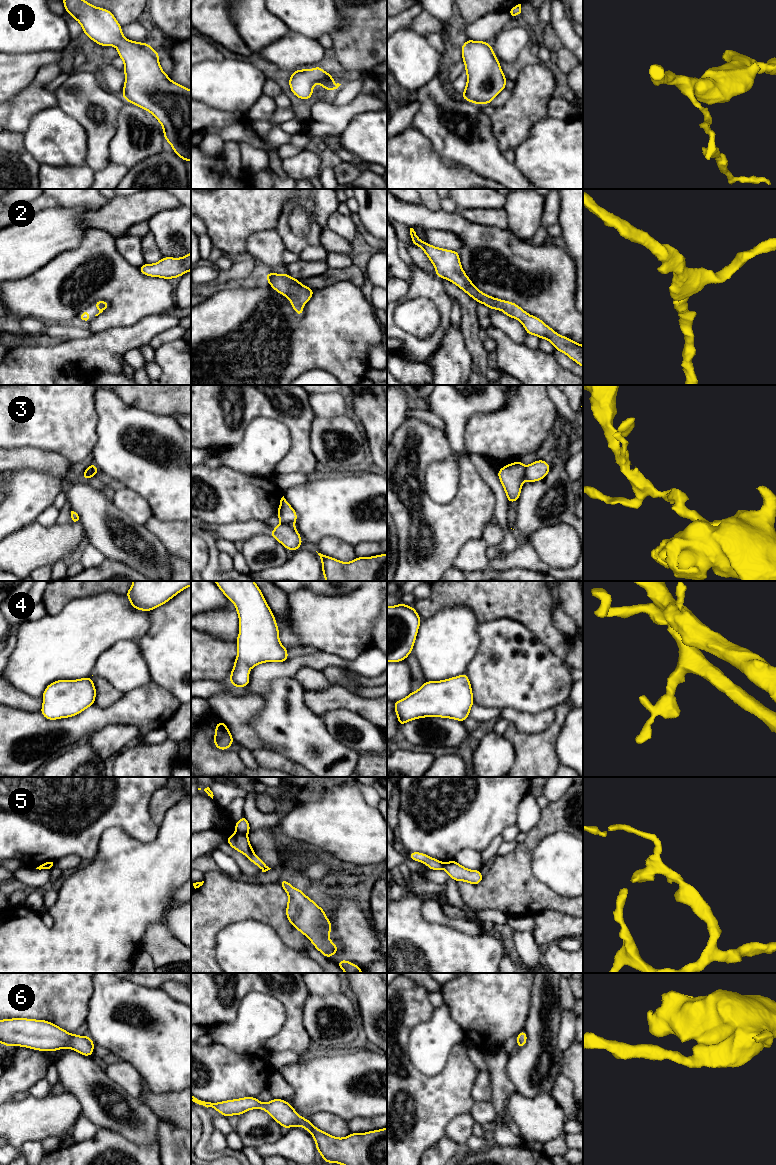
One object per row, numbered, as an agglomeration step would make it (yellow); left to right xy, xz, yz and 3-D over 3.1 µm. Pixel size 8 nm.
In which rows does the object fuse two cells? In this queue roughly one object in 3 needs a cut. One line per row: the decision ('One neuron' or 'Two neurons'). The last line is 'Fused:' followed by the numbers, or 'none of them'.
1: One neuron
2: One neuron
3: Two neurons
4: One neuron
5: Two neurons
6: One neuron
Fused: 3, 5

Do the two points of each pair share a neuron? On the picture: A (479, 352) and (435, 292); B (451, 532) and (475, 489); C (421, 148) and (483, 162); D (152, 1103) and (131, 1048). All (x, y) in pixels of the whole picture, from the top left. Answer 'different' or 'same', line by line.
A: different
B: same
C: different
D: different

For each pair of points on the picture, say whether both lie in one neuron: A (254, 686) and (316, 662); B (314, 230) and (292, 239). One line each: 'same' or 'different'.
A: same
B: same

